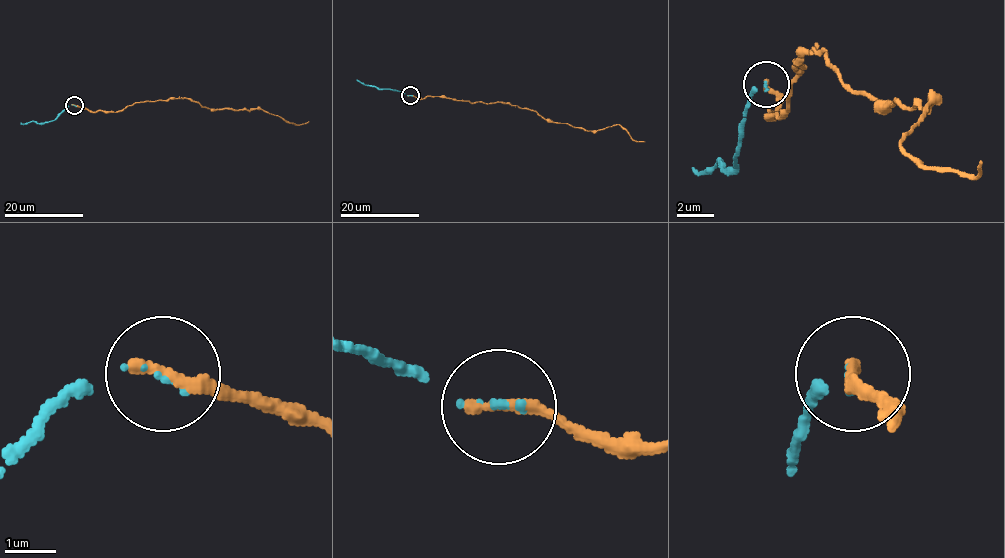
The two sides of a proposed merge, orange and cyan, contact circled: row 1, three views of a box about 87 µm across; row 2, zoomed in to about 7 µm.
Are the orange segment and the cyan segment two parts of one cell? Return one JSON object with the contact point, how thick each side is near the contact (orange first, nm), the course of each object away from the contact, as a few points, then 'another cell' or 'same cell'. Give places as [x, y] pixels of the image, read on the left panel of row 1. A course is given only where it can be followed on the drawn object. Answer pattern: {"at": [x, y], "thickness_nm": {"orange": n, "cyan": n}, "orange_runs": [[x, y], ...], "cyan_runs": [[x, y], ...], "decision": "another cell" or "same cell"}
{"at": [74, 105], "thickness_nm": {"orange": 280, "cyan": 80}, "orange_runs": [[74, 105], [93, 111], [117, 112], [135, 103], [189, 98], [209, 109], [262, 109], [289, 122], [308, 121]], "cyan_runs": [[74, 105], [68, 106], [53, 120], [20, 122]], "decision": "same cell"}

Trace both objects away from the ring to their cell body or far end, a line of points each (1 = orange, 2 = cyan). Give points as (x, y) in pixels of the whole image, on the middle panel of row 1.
1: (410, 95), (505, 102), (533, 110), (555, 123), (568, 123), (588, 131), (619, 124), (633, 140), (644, 142)
2: (410, 95), (365, 85), (356, 79)

